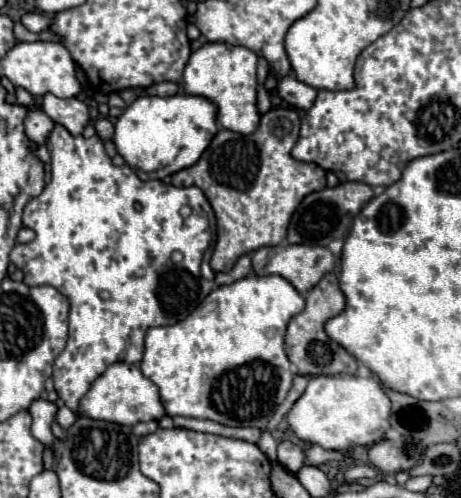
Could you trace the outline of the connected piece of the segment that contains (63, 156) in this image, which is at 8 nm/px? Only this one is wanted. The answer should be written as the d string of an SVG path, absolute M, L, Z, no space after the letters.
M54 124L50 136L48 136L48 142L46 142L46 148L50 152L50 164L52 164L52 180L44 186L42 194L38 194L36 198L32 198L26 206L24 206L24 216L22 216L22 224L30 230L34 230L34 240L26 242L26 244L16 244L10 252L10 260L14 262L14 266L18 270L24 272L24 282L28 286L54 286L56 290L60 290L68 302L70 302L70 312L68 312L68 318L70 318L70 338L68 338L68 344L66 344L66 350L56 358L54 362L54 374L52 374L52 380L54 380L54 388L58 392L58 396L66 402L66 406L70 410L76 412L78 408L78 402L80 398L88 392L90 384L114 362L128 362L128 364L134 364L134 362L140 362L142 360L142 352L144 352L144 334L148 328L152 326L170 326L174 322L178 322L180 318L186 318L214 288L216 284L206 280L202 274L200 274L200 264L202 264L202 256L204 252L212 246L214 242L214 236L212 236L212 230L210 230L210 220L208 220L208 214L202 210L202 206L210 206L204 192L196 186L190 186L190 188L176 188L172 184L166 184L162 180L148 180L148 182L142 182L128 166L114 166L110 156L104 152L104 144L98 136L92 136L92 138L84 138L84 136L72 136L64 126L58 126Z

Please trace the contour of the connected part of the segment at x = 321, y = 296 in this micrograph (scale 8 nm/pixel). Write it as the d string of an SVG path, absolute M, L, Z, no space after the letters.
M332 272L324 274L320 282L310 290L306 308L290 320L288 330L286 330L286 356L298 368L300 374L308 374L308 376L346 374L350 376L356 372L356 360L338 342L328 338L328 334L324 332L324 324L330 318L338 316L344 310L344 306L346 306L346 298L338 286L338 278Z

